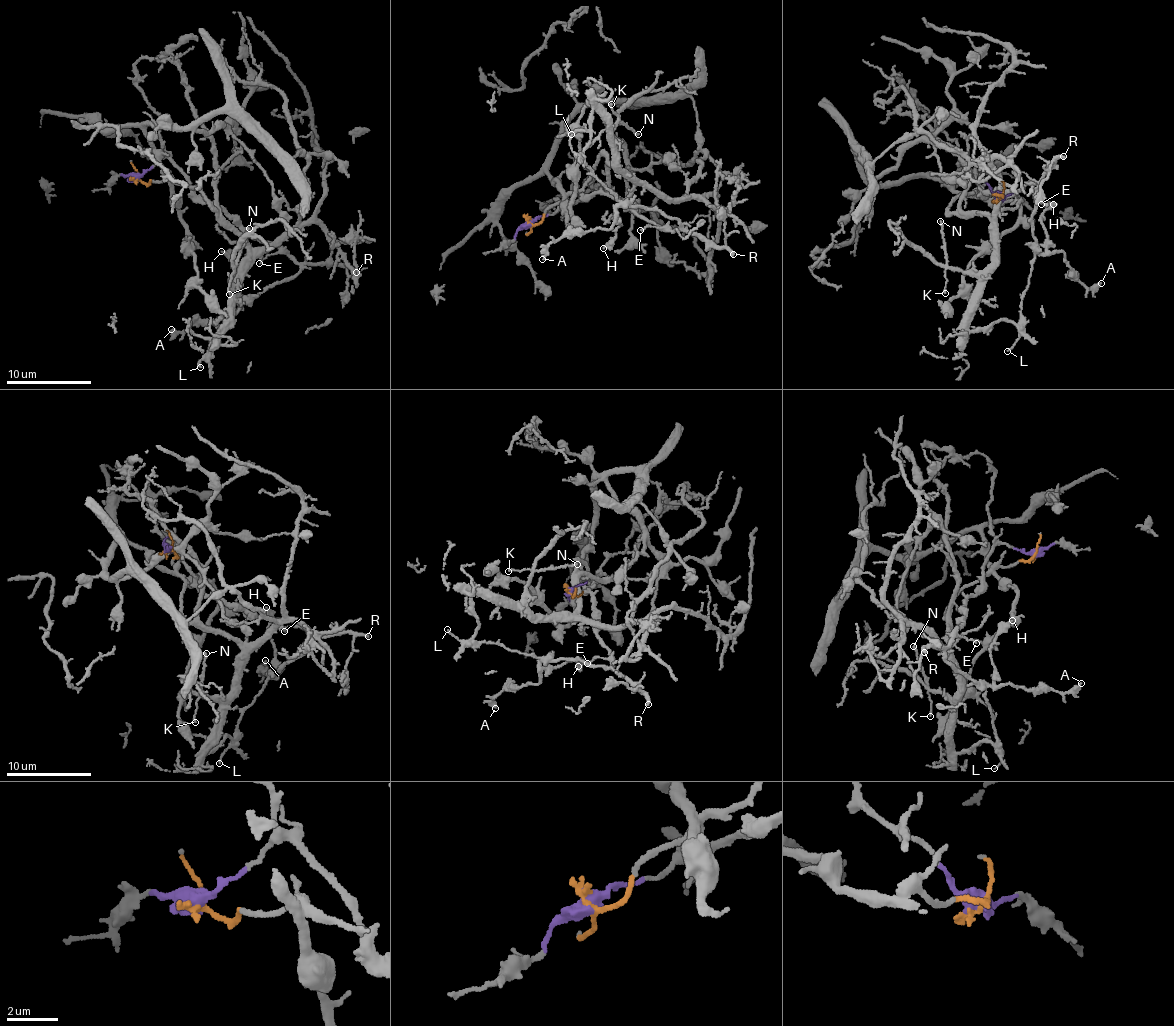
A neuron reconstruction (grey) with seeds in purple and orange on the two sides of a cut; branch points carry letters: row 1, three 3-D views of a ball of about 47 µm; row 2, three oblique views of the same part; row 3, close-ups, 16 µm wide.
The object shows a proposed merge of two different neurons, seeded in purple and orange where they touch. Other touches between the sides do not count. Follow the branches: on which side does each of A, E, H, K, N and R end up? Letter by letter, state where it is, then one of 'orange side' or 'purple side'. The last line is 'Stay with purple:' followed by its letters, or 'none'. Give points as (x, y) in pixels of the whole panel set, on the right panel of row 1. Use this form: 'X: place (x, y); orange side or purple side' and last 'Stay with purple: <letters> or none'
A: place (1101, 283); purple side
E: place (1041, 204); purple side
H: place (1053, 204); purple side
K: place (945, 293); orange side
N: place (940, 221); orange side
R: place (1063, 156); purple side
Stay with purple: A, E, H, R

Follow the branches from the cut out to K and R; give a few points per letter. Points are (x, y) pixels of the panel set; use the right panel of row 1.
K: (1000, 196), (974, 190), (948, 207), (985, 215), (993, 238), (982, 271), (948, 269), (946, 294)
R: (1000, 196), (976, 171), (980, 192), (997, 196), (1027, 181), (1039, 186), (1052, 159), (1064, 157)

